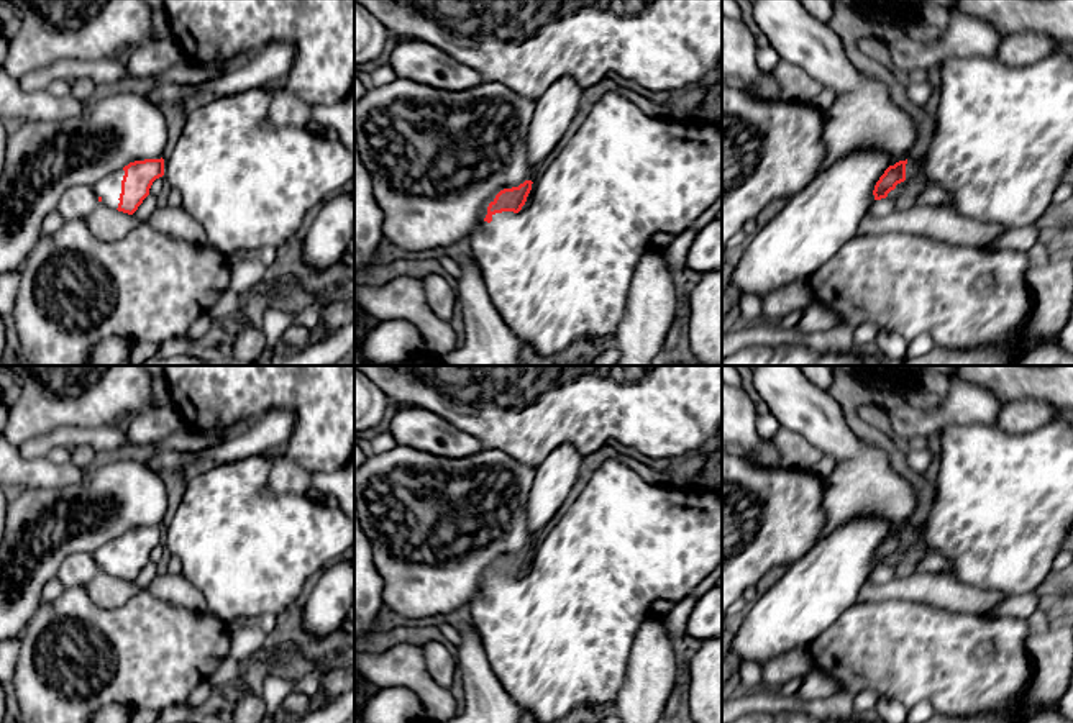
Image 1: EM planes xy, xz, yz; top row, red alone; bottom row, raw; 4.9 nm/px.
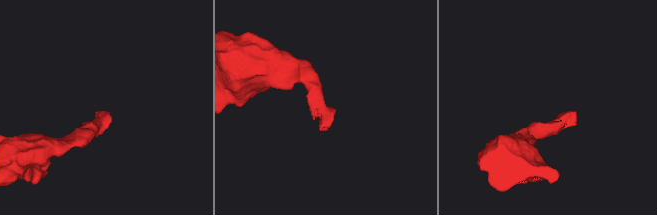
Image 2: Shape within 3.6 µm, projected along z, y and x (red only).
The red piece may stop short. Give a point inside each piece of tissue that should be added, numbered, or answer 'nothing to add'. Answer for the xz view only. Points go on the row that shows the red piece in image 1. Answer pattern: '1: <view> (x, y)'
1: xz (558, 271)

